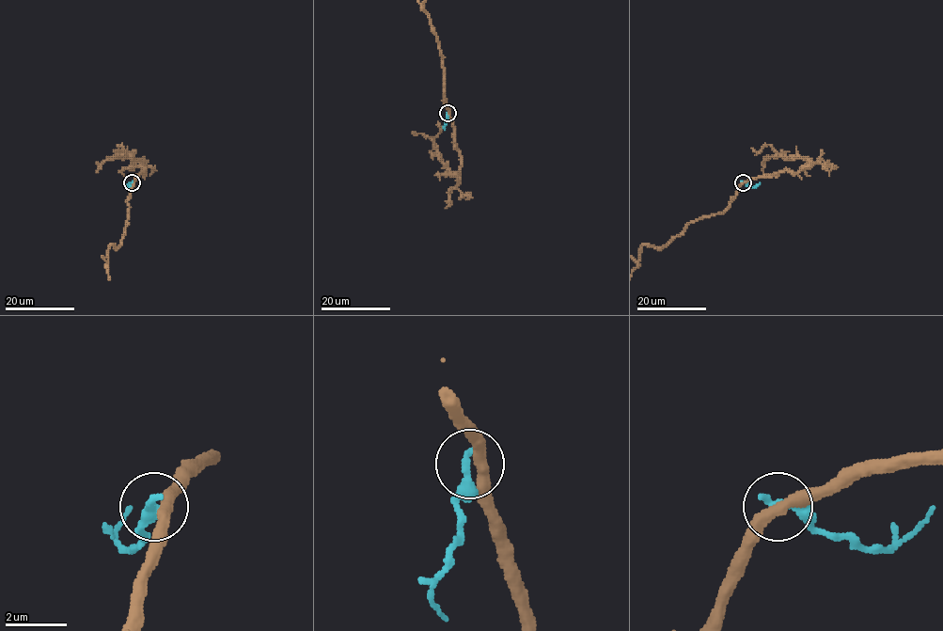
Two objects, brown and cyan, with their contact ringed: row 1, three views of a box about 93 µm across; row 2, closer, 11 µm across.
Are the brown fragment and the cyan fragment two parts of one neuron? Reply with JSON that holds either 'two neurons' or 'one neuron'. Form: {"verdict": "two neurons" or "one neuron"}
{"verdict": "two neurons"}

